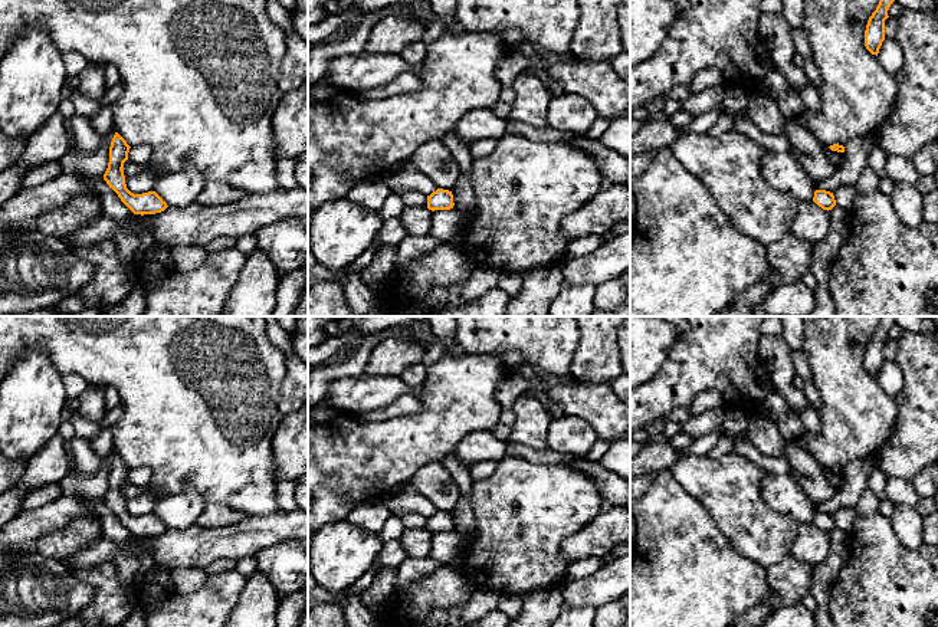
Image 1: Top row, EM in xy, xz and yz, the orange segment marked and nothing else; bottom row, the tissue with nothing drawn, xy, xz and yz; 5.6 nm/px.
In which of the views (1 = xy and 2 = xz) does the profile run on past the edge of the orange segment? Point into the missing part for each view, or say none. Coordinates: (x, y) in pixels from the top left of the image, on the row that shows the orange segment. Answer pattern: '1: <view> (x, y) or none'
1: none
2: none

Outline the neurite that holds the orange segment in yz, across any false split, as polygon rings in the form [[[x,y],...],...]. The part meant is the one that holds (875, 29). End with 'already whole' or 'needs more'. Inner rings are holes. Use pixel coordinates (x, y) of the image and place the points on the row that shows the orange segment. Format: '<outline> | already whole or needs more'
[[[879,0],[876,10],[868,20],[865,30],[865,46],[872,53],[879,53],[882,42],[885,40],[885,20],[889,17],[888,10],[895,0]]] | already whole

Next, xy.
[[[115,132],[109,147],[109,163],[104,180],[134,214],[144,216],[164,211],[168,206],[155,191],[134,194],[127,188],[122,168],[128,160],[129,148],[127,141]]] | already whole

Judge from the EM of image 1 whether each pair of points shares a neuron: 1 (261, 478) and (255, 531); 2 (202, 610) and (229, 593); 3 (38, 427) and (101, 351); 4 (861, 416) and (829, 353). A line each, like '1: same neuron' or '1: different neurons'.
1: different neurons
2: same neuron
3: different neurons
4: same neuron

